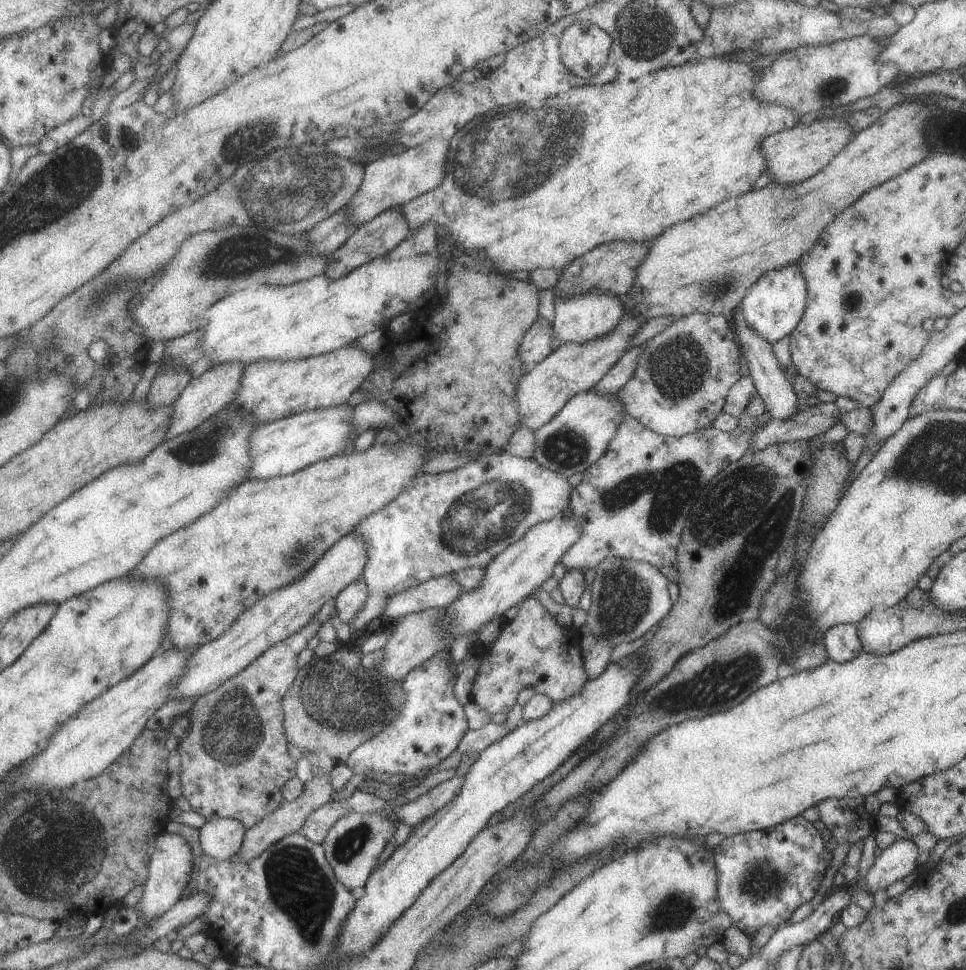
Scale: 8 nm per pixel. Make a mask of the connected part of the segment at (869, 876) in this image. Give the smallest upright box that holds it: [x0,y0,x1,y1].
[864,838,919,896]

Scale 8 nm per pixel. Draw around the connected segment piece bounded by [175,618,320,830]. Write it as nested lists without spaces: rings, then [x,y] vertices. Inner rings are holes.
[[[311,618],[305,626],[299,628],[297,632],[294,632],[291,636],[285,638],[285,640],[280,640],[277,644],[273,644],[267,648],[267,650],[260,654],[256,659],[250,662],[249,666],[246,666],[243,670],[240,670],[235,676],[230,679],[225,680],[223,684],[217,686],[215,690],[208,692],[207,694],[201,695],[193,705],[192,710],[189,712],[188,717],[190,718],[190,727],[187,736],[183,740],[178,740],[177,747],[180,758],[180,767],[182,771],[180,772],[180,783],[182,796],[185,800],[189,802],[190,808],[201,814],[205,822],[214,821],[217,819],[235,819],[241,822],[241,824],[246,828],[251,828],[254,824],[257,824],[263,817],[271,814],[284,800],[282,797],[280,788],[283,786],[284,782],[287,782],[291,777],[295,777],[295,763],[287,754],[287,744],[288,740],[284,735],[282,720],[283,713],[281,708],[281,701],[285,692],[293,679],[296,677],[299,664],[296,661],[298,654],[306,647],[307,639],[314,636],[319,628],[320,623],[317,622],[316,618]]]

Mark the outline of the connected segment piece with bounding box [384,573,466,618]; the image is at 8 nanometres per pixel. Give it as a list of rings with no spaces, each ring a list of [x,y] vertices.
[[[453,573],[439,575],[389,597],[384,614],[391,618],[401,618],[433,607],[444,609],[465,591]]]

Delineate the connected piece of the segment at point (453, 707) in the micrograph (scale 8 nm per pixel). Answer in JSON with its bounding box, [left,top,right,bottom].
[345,653,469,778]

